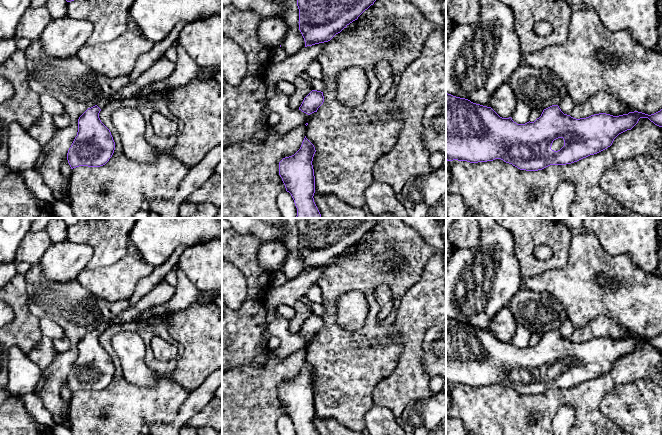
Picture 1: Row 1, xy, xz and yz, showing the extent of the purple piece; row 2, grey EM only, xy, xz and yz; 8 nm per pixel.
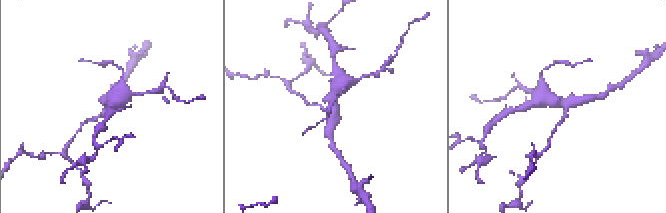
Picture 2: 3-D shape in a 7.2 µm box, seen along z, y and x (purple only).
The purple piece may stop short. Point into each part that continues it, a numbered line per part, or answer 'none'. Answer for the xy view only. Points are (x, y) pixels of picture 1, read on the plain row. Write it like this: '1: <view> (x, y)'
1: xy (163, 291)

